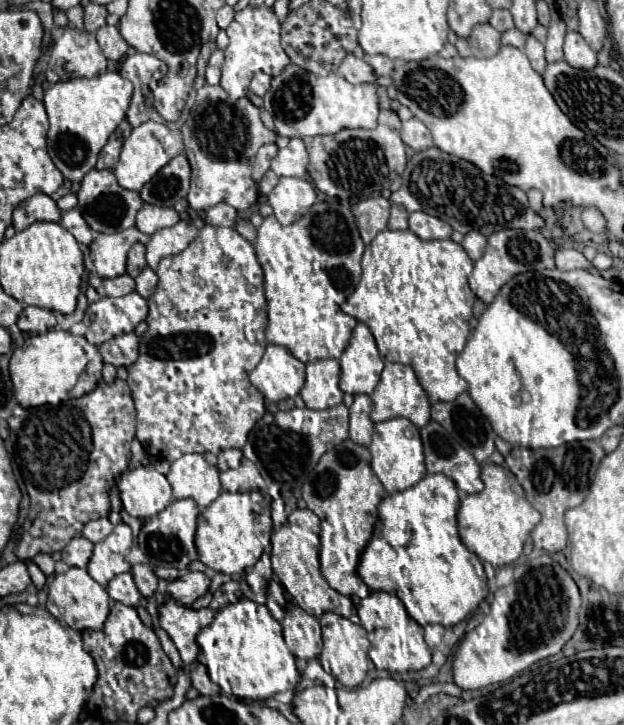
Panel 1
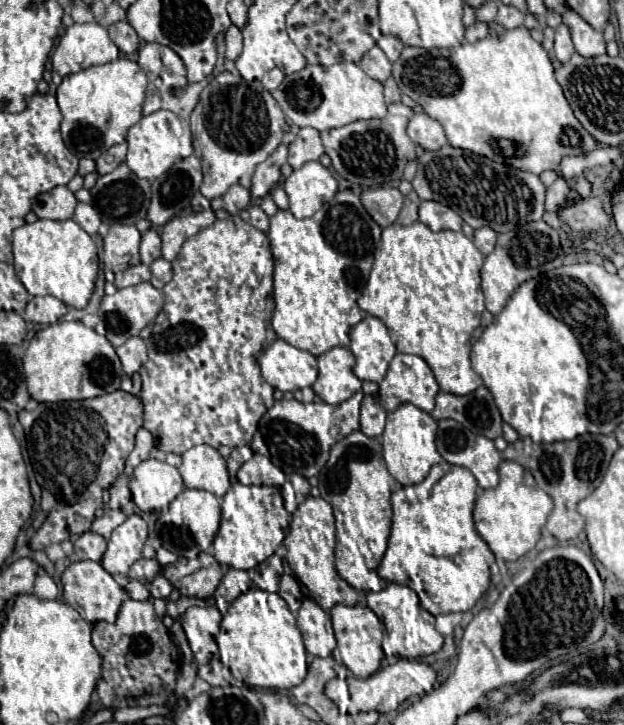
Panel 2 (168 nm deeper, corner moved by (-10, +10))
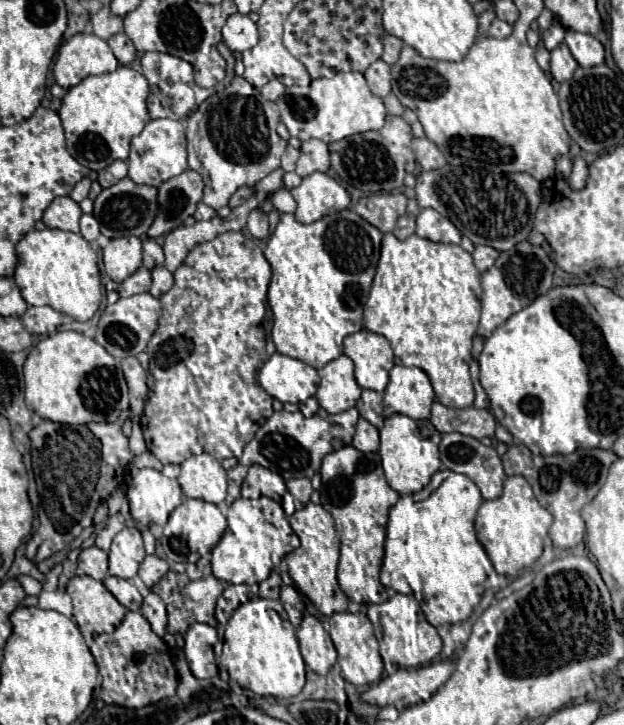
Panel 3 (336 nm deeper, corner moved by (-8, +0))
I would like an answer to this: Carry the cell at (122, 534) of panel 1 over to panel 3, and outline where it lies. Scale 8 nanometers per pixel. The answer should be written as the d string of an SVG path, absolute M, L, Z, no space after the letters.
M124 528L112 540L112 548L108 554L108 560L110 560L108 574L124 578L124 580L132 580L136 576L138 566L144 560L144 556L146 554L144 554L140 530L138 528Z

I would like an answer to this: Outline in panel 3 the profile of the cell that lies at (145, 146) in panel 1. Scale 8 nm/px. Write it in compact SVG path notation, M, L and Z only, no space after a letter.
M150 120L144 130L136 138L132 138L128 156L128 178L132 182L160 186L164 180L182 174L186 168L186 134L180 120Z

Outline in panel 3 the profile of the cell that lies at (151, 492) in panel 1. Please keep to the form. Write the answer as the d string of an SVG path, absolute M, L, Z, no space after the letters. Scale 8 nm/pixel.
M144 468L132 478L126 496L134 520L146 526L152 522L164 526L170 512L184 500L180 484L152 468Z

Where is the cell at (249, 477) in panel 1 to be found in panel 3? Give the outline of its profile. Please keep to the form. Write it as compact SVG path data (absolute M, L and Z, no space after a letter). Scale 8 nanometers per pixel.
M252 465L242 484L241 496L247 499L266 496L280 502L286 490L285 481L280 474L260 465Z

